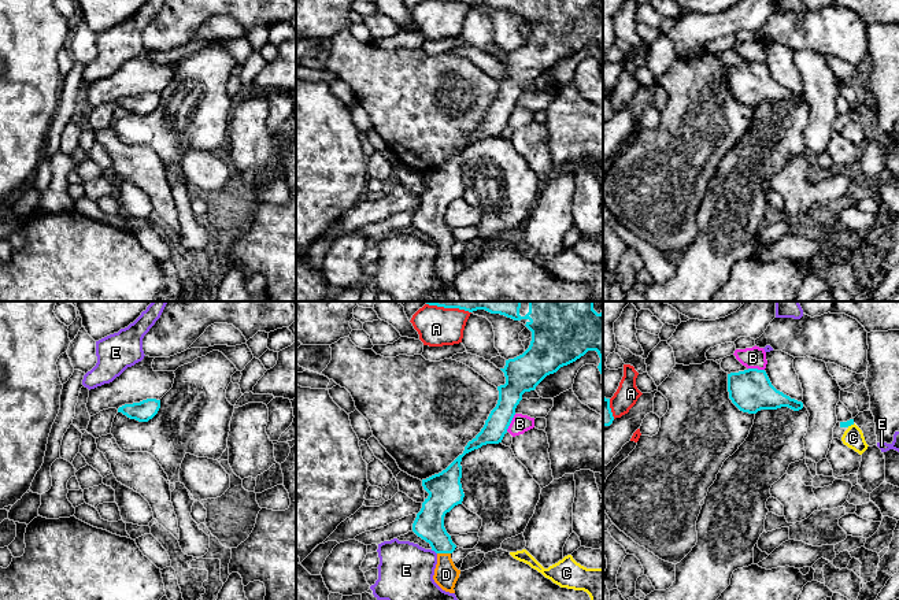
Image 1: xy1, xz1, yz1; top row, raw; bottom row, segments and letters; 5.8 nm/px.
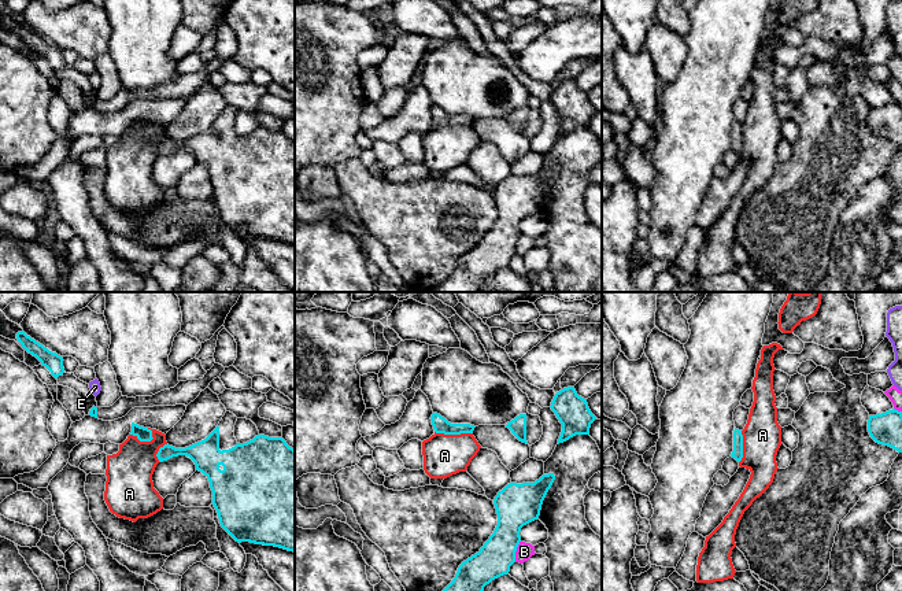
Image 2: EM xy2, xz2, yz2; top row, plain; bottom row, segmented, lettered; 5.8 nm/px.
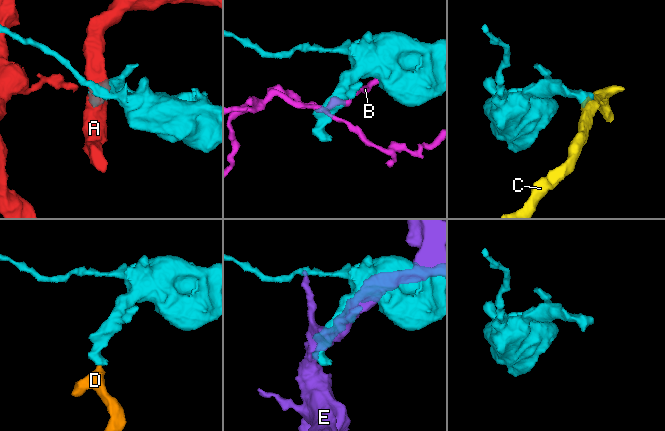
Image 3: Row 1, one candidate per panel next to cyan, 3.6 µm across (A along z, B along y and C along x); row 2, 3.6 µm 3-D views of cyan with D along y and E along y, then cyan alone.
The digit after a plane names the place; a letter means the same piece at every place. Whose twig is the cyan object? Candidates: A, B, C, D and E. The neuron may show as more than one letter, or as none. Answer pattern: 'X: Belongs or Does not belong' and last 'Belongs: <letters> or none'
A: Does not belong
B: Does not belong
C: Does not belong
D: Belongs
E: Does not belong
Belongs: D

